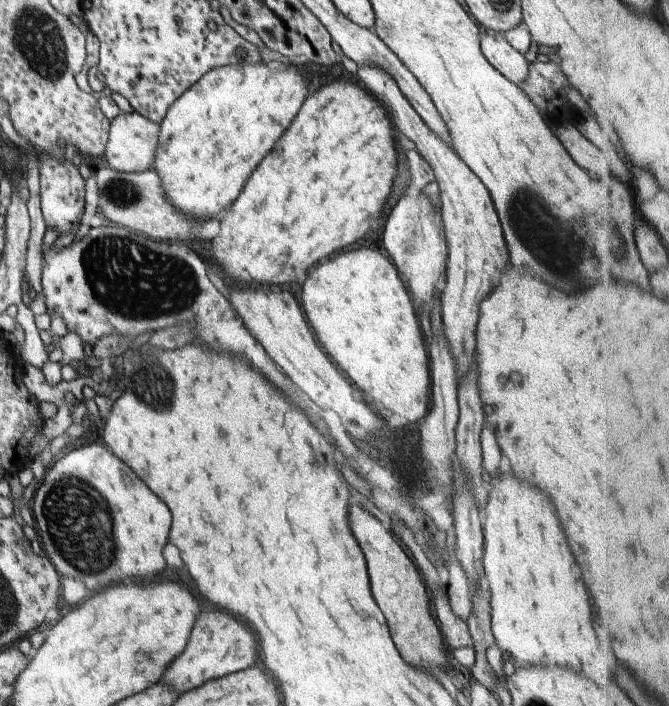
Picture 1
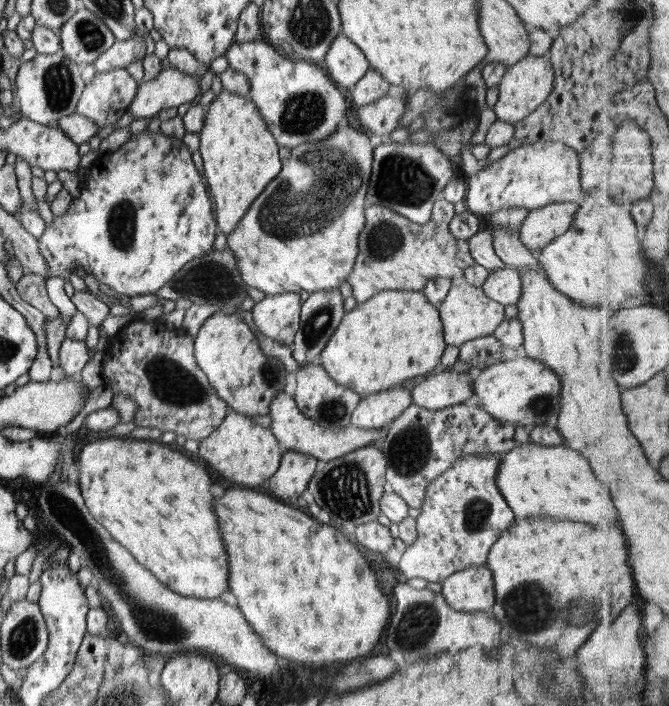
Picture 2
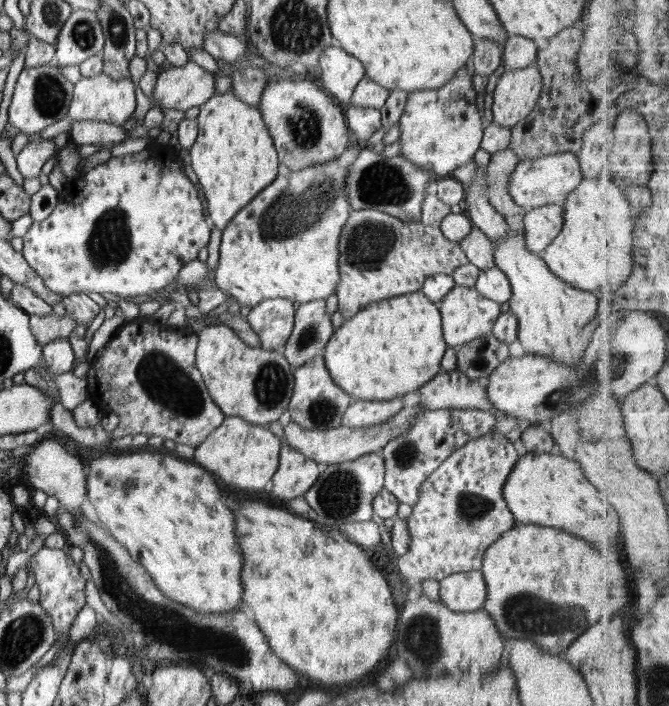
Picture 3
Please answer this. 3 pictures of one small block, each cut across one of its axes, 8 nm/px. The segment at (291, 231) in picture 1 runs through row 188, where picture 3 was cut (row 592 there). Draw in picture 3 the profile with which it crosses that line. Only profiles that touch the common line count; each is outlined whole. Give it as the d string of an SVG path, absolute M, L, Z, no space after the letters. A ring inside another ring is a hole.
M244 500L234 508L233 513L236 516L234 534L236 534L236 542L238 542L238 548L242 552L242 562L244 562L241 568L241 581L244 588L241 598L242 606L255 614L256 625L266 636L270 649L276 654L276 657L291 666L295 671L306 673L311 679L314 678L318 682L324 682L328 686L346 686L350 682L364 680L364 678L372 676L372 672L376 672L386 660L386 650L392 646L392 640L396 636L399 614L392 599L390 586L388 586L380 571L370 562L366 549L350 542L347 538L342 538L342 536L332 538L324 534L320 526L318 527L317 523L309 518L303 519L301 516L294 516L294 514L286 512L286 510L272 508L272 506L266 506L262 502Z

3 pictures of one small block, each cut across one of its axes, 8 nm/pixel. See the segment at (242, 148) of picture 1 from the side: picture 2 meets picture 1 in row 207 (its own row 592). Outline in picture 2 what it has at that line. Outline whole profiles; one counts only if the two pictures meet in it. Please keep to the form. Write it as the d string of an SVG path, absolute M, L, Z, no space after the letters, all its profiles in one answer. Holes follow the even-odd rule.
M129 437L100 438L79 451L80 490L90 514L130 551L172 592L190 598L219 598L228 592L228 554L224 550L218 516L214 514L214 496L210 492L212 480L202 465L175 452L159 440Z

